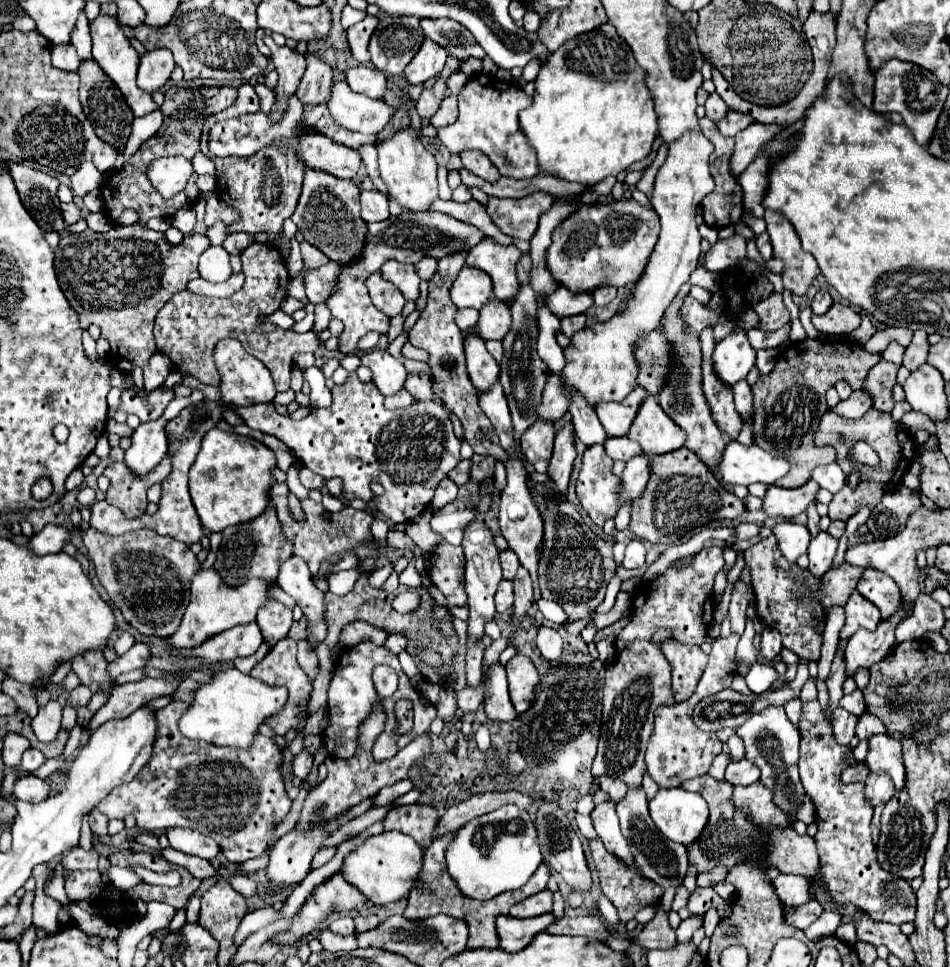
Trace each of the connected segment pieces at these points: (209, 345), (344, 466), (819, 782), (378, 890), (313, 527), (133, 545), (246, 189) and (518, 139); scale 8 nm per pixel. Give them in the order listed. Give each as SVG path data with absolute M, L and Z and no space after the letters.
M252 243L242 251L242 273L246 277L244 287L226 299L206 299L194 295L190 291L176 293L158 313L154 325L154 337L160 351L170 355L170 361L182 375L192 375L206 385L218 385L220 377L216 373L214 363L214 347L224 337L234 337L242 343L242 347L260 359L272 373L276 383L276 391L290 389L290 371L292 371L292 355L298 351L316 351L320 347L316 335L284 331L268 321L260 321L260 317L274 313L280 309L280 303L286 297L288 285L288 269L280 251L274 245Z
M348 373L348 379L342 385L334 385L332 389L332 405L326 409L312 409L310 415L302 421L292 421L290 415L276 413L272 403L256 403L250 407L234 409L240 419L256 431L274 435L282 443L290 447L296 459L324 479L342 479L342 493L346 499L364 499L366 503L374 499L370 491L370 483L378 481L384 485L384 495L376 499L376 509L384 513L390 521L406 523L418 517L432 501L434 491L442 479L458 465L460 461L460 439L454 435L454 427L446 407L440 401L416 401L406 409L388 411L384 407L384 395L378 391L374 383L362 383L356 373Z
M808 701L802 705L802 715L798 721L802 743L800 743L800 779L806 793L816 805L816 825L818 833L814 837L822 875L828 891L838 903L854 903L872 921L902 925L914 921L916 915L916 893L910 881L884 871L876 859L876 847L870 837L870 819L874 807L864 795L864 783L844 785L840 773L846 767L844 753L846 747L838 745L832 733L832 723L824 717L820 703Z
M384 831L380 835L368 837L362 845L354 847L344 857L340 873L350 885L358 887L360 893L374 901L374 905L386 905L400 901L410 889L416 887L422 859L424 851L410 835L404 835L400 831Z
M274 483L270 489L272 501L276 505L278 511L278 519L282 521L282 529L284 535L292 541L294 545L294 555L306 559L312 575L318 573L318 567L322 561L326 561L330 555L340 555L340 563L334 565L334 573L342 571L342 569L352 569L356 567L358 559L352 555L352 549L372 541L372 533L370 533L370 523L374 521L374 515L368 511L358 511L352 507L344 507L340 513L328 513L322 503L316 503L312 499L304 499L302 507L306 513L306 521L304 523L296 523L288 511L288 487L286 483Z
M96 529L82 533L88 559L94 563L98 581L120 609L124 619L146 637L170 637L178 631L188 605L190 579L200 561L192 549L172 537L162 537L150 529L136 529L124 535L106 535Z
M244 83L238 89L238 99L228 109L224 109L222 113L216 113L204 121L200 149L216 165L216 173L218 173L216 193L218 193L218 197L242 213L242 219L236 223L236 229L250 233L250 235L270 233L272 239L278 239L282 233L284 219L288 219L294 213L294 207L298 203L298 195L300 195L302 179L304 179L302 163L298 163L298 159L294 159L294 155L282 155L282 151L274 151L274 147L266 147L266 151L260 151L258 155L252 155L250 159L216 157L208 151L208 131L218 119L240 117L248 111L258 111L258 109L260 109L260 101L258 101L254 87L250 83Z
M478 73L468 79L468 83L458 95L460 117L456 119L454 125L438 129L438 139L450 153L462 153L464 149L484 151L502 177L532 179L540 175L542 169L538 169L540 165L536 159L536 151L524 137L518 123L518 113L530 105L532 97L526 95L520 87L498 81L492 75Z

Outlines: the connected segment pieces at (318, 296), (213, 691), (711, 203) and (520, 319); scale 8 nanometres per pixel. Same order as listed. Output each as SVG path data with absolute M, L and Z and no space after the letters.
M328 263L316 271L310 271L304 275L304 285L306 285L306 295L308 295L308 301L312 305L318 305L318 303L324 303L334 291L336 291L336 285L338 285L338 273L340 271L340 265L338 263Z
M238 669L220 671L214 675L210 685L200 685L194 693L194 703L180 719L180 731L188 739L208 741L214 745L230 745L230 747L250 747L258 727L280 713L288 699L286 687L274 687L264 681L258 681L250 675L240 673Z
M708 117L700 119L700 129L702 129L704 137L714 145L714 153L710 157L710 171L712 171L712 177L716 181L716 189L702 199L704 221L706 221L706 225L710 225L714 229L722 229L726 225L738 223L740 217L742 217L742 213L744 213L744 207L742 207L742 187L738 185L736 177L730 173L730 157L732 157L732 149L734 149L734 139L732 137L724 137L718 131L716 123L710 121Z
M522 257L518 263L518 281L520 291L514 299L514 305L510 307L512 315L512 327L504 337L504 357L500 361L500 383L504 387L508 407L512 413L512 425L514 425L514 439L520 441L522 433L536 421L534 411L538 407L538 399L542 399L542 389L548 379L548 369L542 359L538 359L536 351L536 339L538 339L538 303L536 293L530 287L530 271L532 263L530 257Z

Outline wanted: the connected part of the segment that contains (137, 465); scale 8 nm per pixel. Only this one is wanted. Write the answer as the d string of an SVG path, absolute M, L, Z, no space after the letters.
M150 421L140 423L140 427L132 433L132 445L124 455L126 465L136 475L146 475L152 471L168 451L168 437L166 437L166 421Z

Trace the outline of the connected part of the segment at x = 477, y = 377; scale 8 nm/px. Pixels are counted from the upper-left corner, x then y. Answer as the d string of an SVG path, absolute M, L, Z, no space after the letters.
M464 331L464 351L466 351L466 365L468 365L468 375L478 391L490 389L496 379L498 379L498 363L494 357L488 353L484 341L470 333Z

